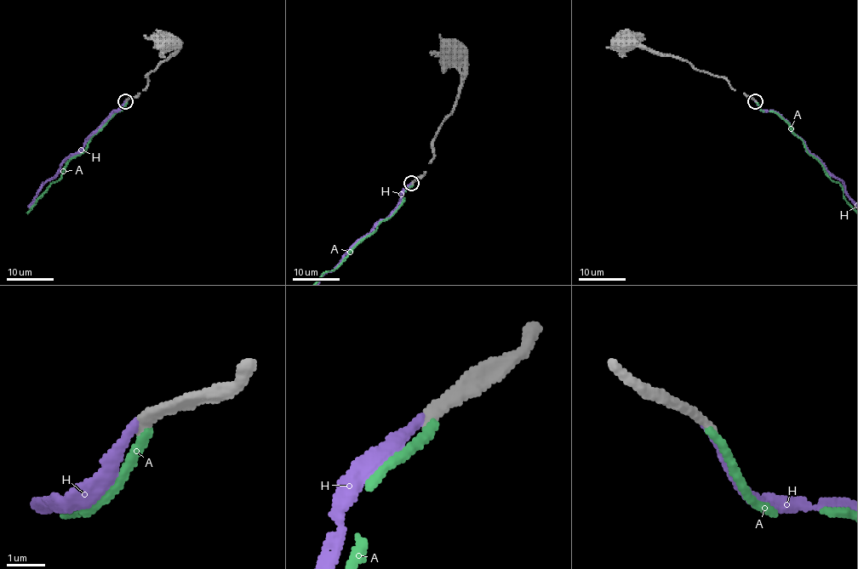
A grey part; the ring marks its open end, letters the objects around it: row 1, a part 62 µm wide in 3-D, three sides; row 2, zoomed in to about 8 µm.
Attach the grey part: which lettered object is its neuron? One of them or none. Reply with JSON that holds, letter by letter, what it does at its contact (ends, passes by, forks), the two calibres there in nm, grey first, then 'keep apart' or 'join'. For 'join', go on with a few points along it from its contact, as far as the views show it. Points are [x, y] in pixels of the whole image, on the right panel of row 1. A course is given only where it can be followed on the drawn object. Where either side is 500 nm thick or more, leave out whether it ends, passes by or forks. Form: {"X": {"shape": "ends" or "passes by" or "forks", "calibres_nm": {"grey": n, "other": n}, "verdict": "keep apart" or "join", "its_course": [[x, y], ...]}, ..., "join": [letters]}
{"A": {"shape": "ends", "calibres_nm": {"grey": 320, "other": 240}, "verdict": "keep apart"}, "H": {"shape": "ends", "calibres_nm": {"grey": 320, "other": 220}, "verdict": "join"}, "join": ["H"]}

